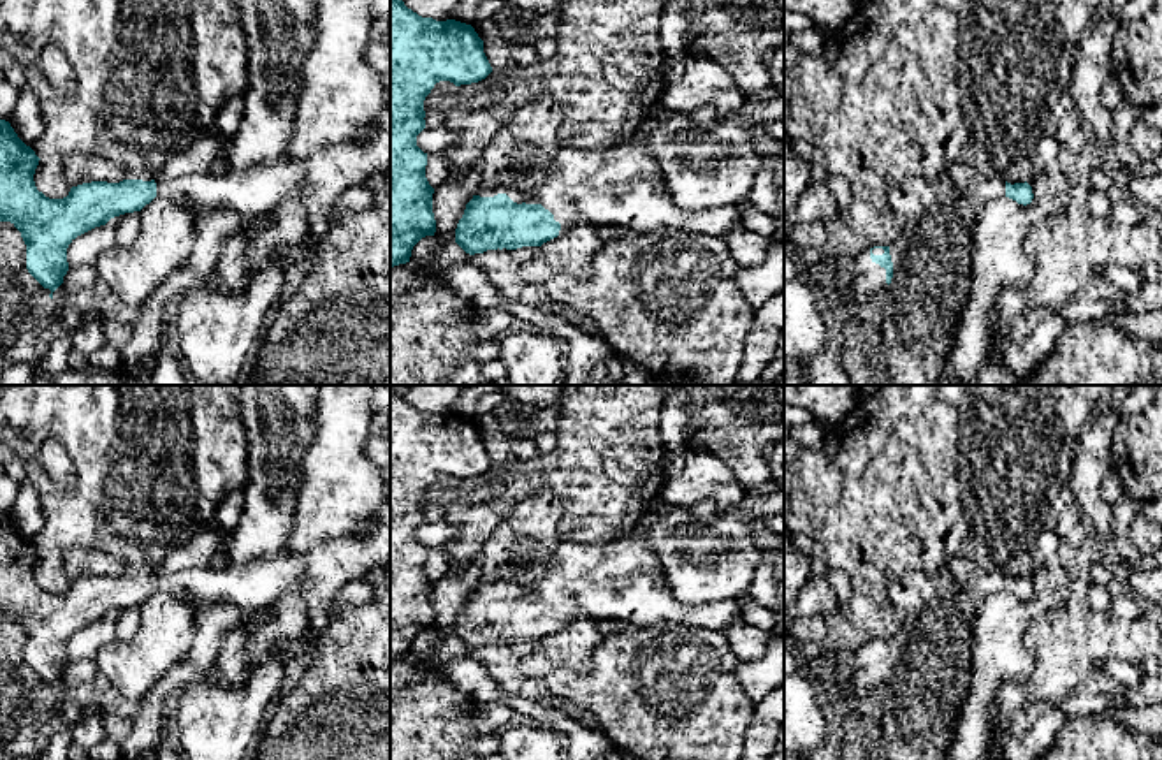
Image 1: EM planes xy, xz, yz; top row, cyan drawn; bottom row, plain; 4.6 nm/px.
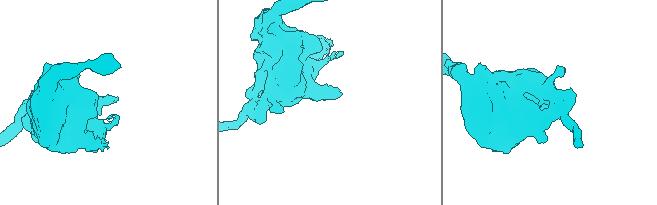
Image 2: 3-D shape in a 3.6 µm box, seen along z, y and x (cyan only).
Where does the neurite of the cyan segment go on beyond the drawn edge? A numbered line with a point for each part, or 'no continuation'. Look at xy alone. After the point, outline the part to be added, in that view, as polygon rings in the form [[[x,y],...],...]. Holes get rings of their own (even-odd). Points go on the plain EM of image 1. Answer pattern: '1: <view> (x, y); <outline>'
1: xy (322, 572); [[[390,494],[371,530],[362,537],[332,540],[306,552],[287,547],[222,570],[199,566],[155,574],[156,591],[186,593],[195,610],[216,602],[236,603],[244,616],[274,602],[290,586],[301,586],[315,632],[330,619],[339,591],[371,568],[390,561]]]

